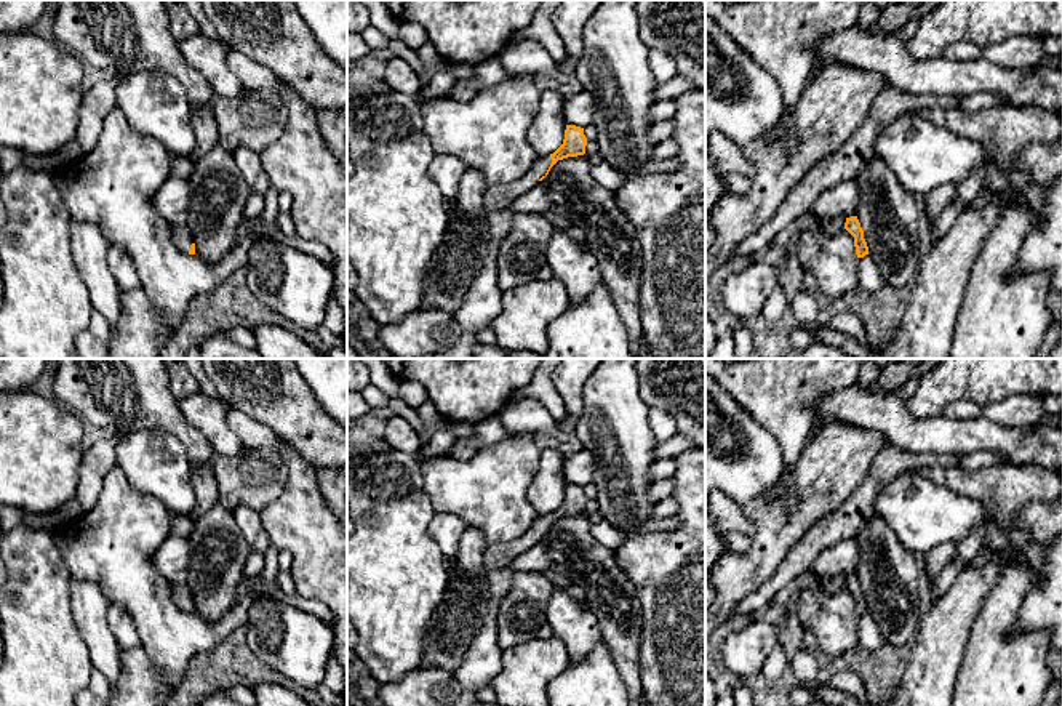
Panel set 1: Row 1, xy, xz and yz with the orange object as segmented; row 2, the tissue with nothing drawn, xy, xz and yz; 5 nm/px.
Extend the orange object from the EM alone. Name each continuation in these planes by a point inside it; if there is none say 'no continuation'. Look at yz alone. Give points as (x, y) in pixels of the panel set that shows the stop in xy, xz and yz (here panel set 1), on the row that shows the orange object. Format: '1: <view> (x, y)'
no continuation

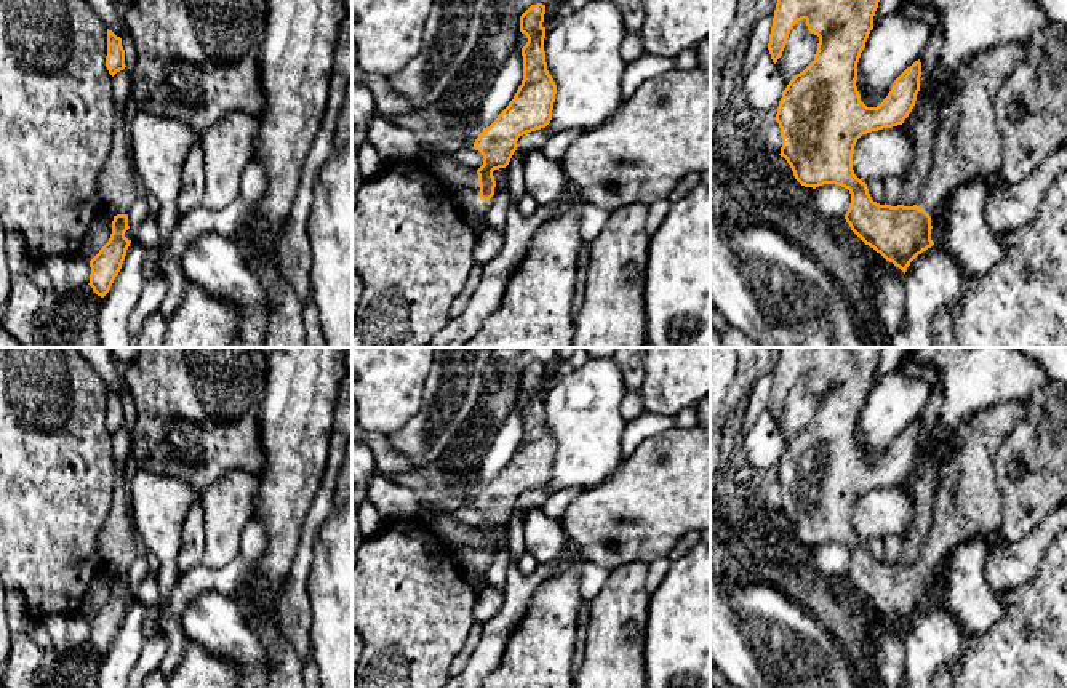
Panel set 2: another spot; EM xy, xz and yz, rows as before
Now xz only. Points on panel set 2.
1: xz (467, 200)

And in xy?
1: xy (115, 184)

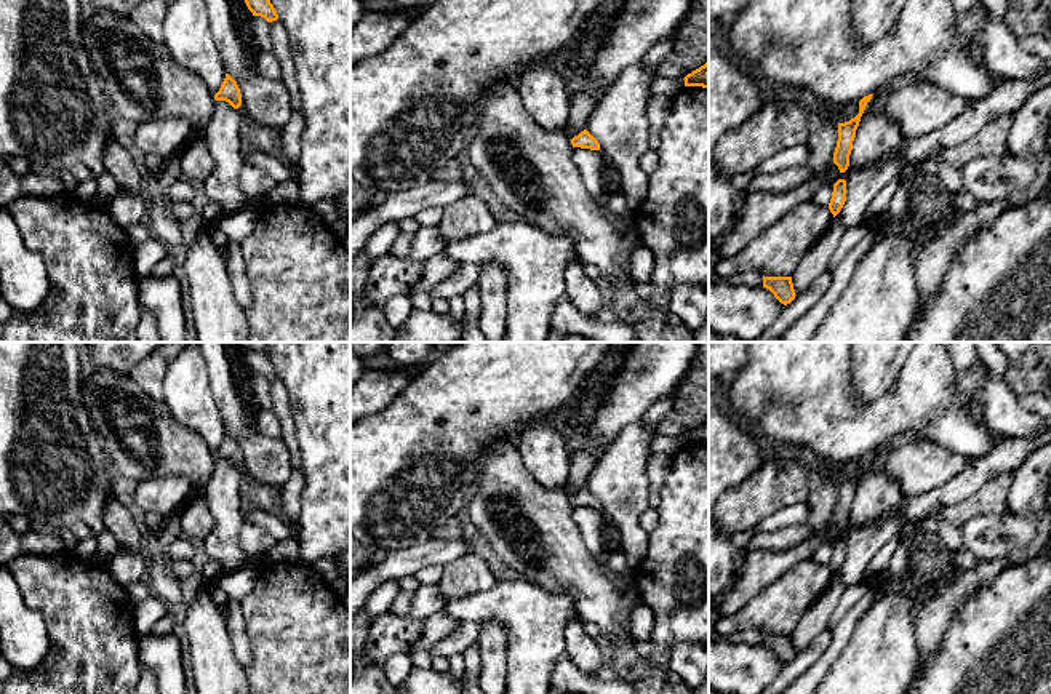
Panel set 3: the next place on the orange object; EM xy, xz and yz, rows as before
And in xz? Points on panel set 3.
no continuation

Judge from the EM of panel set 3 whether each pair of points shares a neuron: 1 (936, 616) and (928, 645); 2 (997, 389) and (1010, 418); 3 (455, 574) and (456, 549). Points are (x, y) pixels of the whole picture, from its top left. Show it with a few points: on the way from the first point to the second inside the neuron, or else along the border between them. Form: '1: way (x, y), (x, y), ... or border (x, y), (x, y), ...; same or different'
1: way (931, 622), (928, 638); same
2: way (997, 395), (1003, 411); same
3: border (471, 552), (451, 560), (443, 568); different

